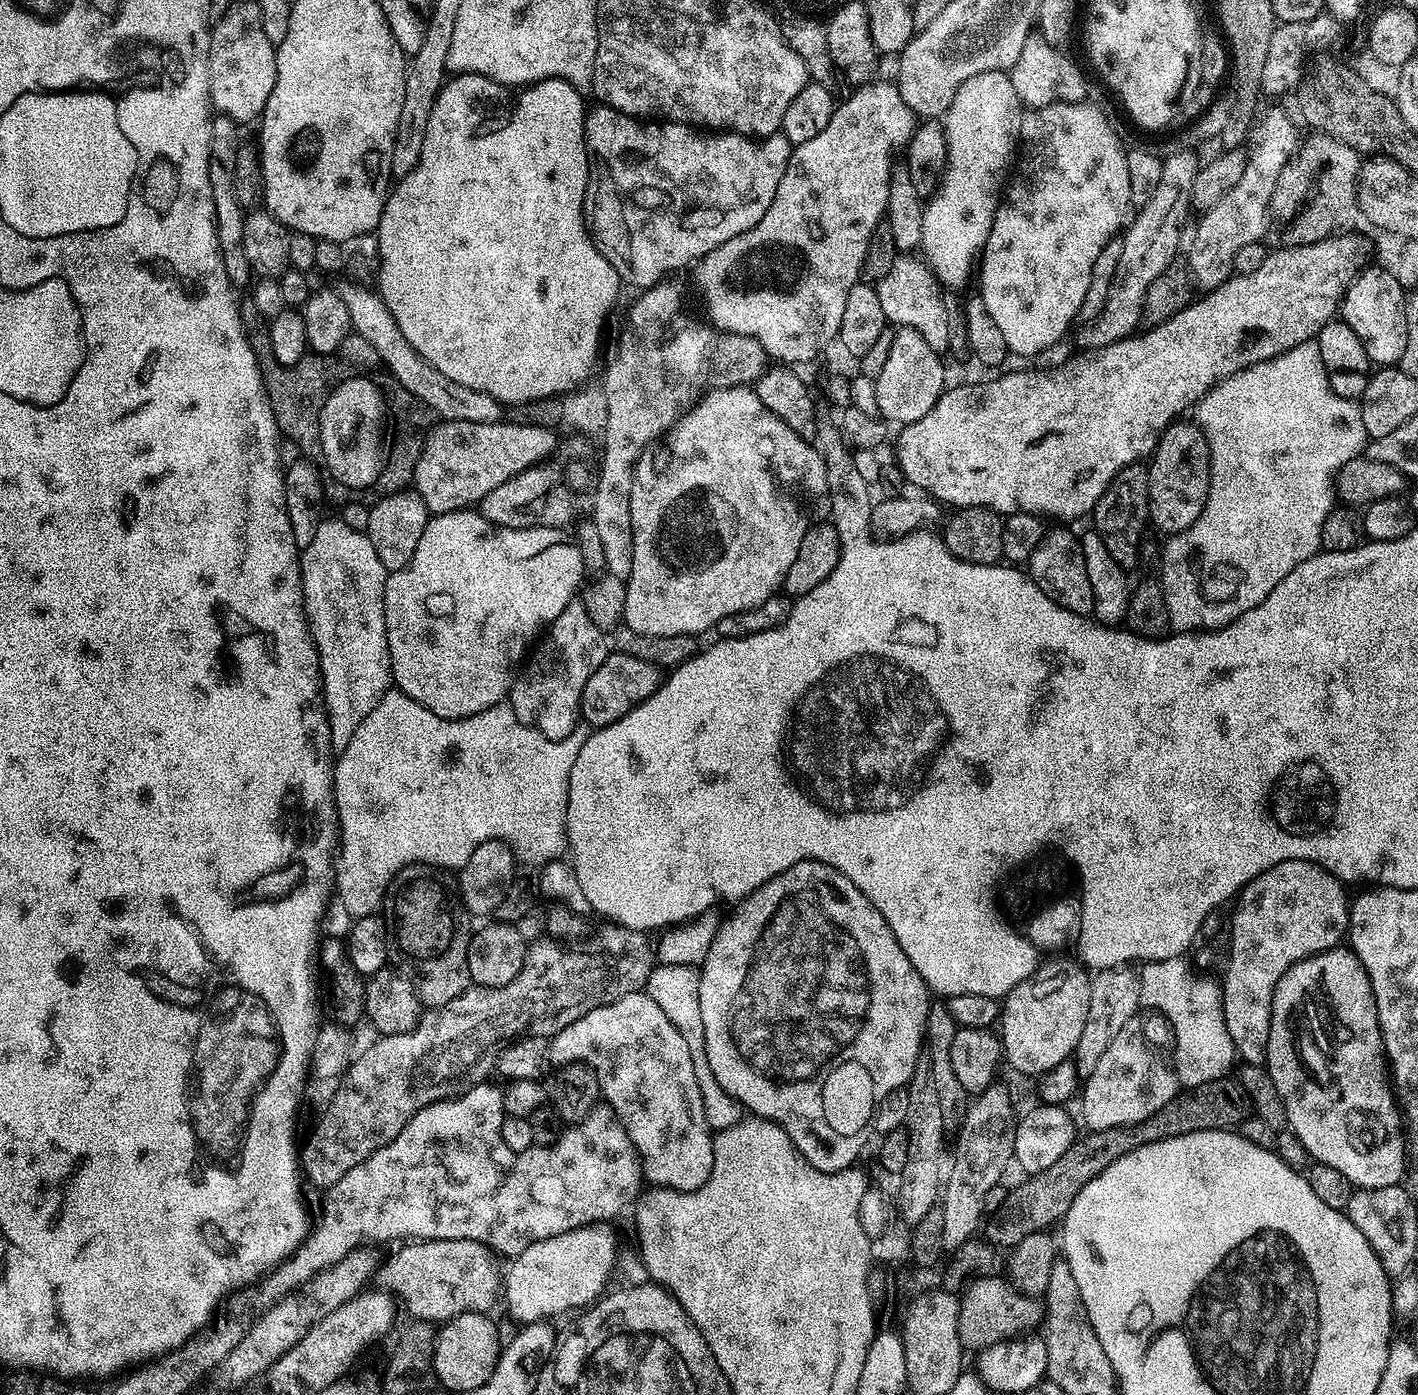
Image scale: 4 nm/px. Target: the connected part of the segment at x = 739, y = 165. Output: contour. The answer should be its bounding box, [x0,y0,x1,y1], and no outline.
[584,106,794,290]

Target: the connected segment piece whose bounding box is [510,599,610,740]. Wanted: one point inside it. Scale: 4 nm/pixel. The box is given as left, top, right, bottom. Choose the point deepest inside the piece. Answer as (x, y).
(547, 696)

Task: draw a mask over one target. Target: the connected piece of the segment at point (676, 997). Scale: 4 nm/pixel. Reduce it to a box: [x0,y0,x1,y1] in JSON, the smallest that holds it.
[646,964,746,1133]

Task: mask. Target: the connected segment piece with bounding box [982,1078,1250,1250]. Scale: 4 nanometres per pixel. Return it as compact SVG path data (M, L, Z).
M1221 1078L1206 1080L1197 1088L1181 1091L1162 1110L1158 1110L1150 1118L1126 1128L1111 1128L1101 1132L1089 1131L1088 1136L1076 1138L1069 1149L1054 1162L1049 1169L1034 1173L1024 1178L1015 1188L1009 1187L1006 1200L995 1213L987 1217L982 1228L982 1236L987 1243L997 1249L1011 1250L1016 1247L1026 1234L1043 1232L1051 1229L1052 1223L1063 1221L1070 1210L1070 1202L1110 1162L1114 1162L1130 1150L1138 1146L1146 1146L1150 1142L1158 1142L1166 1138L1174 1138L1178 1134L1190 1134L1195 1128L1222 1128L1232 1130L1250 1116L1250 1105L1244 1087L1239 1079Z

